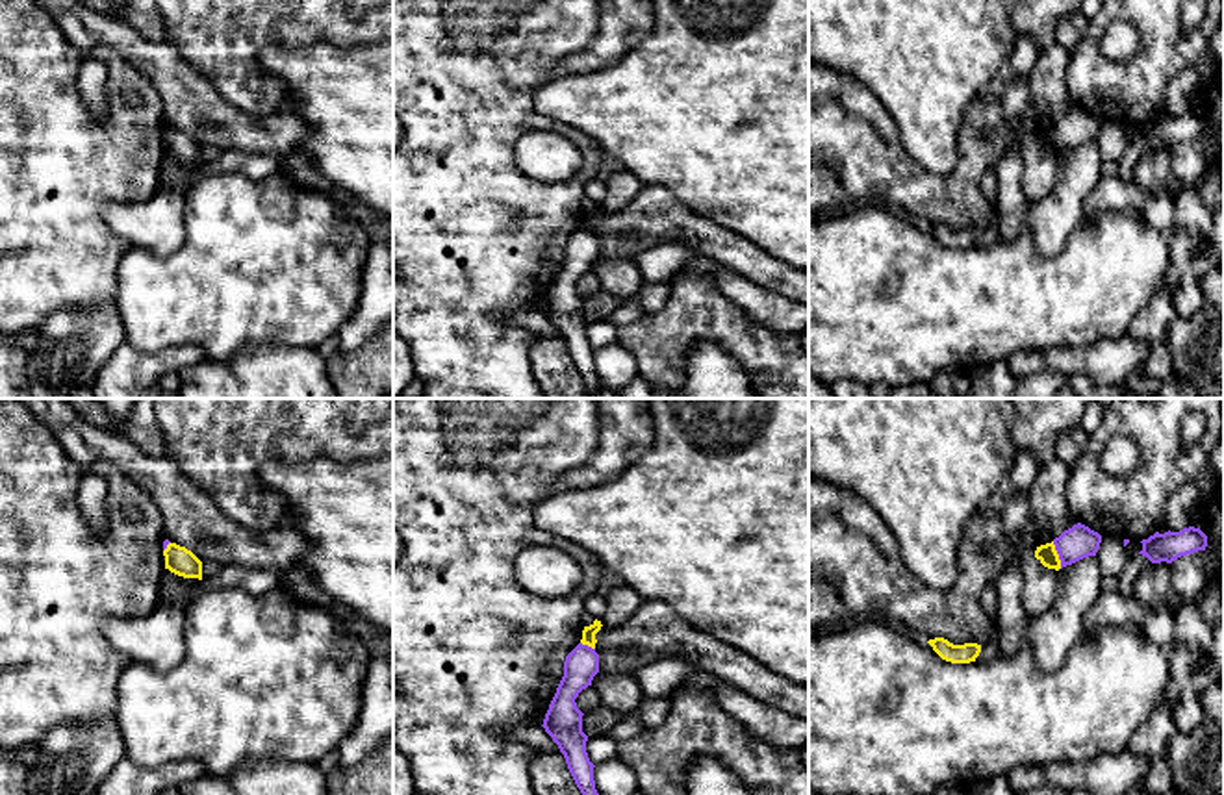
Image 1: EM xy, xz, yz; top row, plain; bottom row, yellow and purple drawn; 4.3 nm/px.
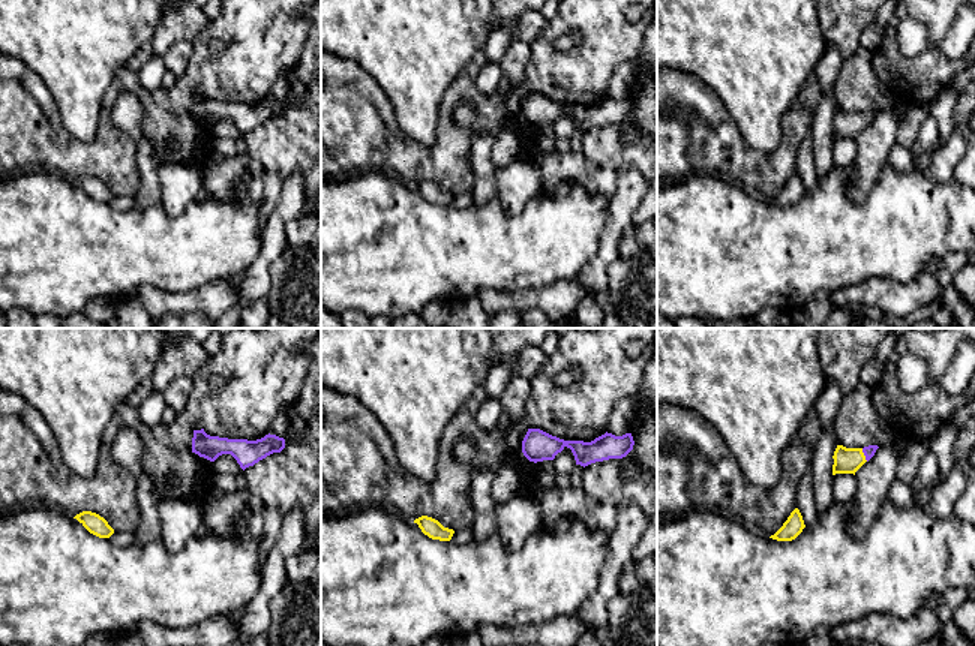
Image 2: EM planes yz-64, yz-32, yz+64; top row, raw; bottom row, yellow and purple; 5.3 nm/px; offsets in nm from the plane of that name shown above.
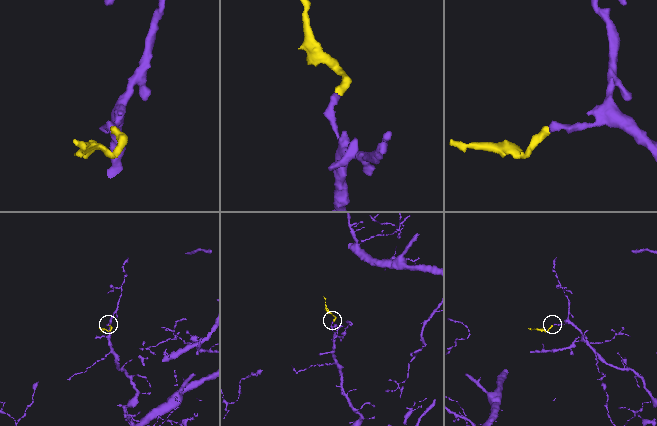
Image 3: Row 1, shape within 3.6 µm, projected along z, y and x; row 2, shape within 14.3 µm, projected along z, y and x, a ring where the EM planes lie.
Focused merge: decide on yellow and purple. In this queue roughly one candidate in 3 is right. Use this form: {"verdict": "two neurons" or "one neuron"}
{"verdict": "one neuron"}

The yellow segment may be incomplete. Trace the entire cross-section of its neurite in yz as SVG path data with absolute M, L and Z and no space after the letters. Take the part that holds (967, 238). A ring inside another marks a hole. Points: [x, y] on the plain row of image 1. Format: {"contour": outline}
{"contour": "M935 222L927 226L933 235L946 246L951 248L970 248L975 246L975 243L981 237L981 230L977 228L964 228L964 230L953 230L944 222Z"}

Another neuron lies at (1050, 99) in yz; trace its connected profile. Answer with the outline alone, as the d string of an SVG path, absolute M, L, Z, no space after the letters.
M1053 43L1040 48L1033 72L1027 78L1033 106L1031 115L1052 126L1077 109L1066 85L1068 63L1070 52L1063 44Z

